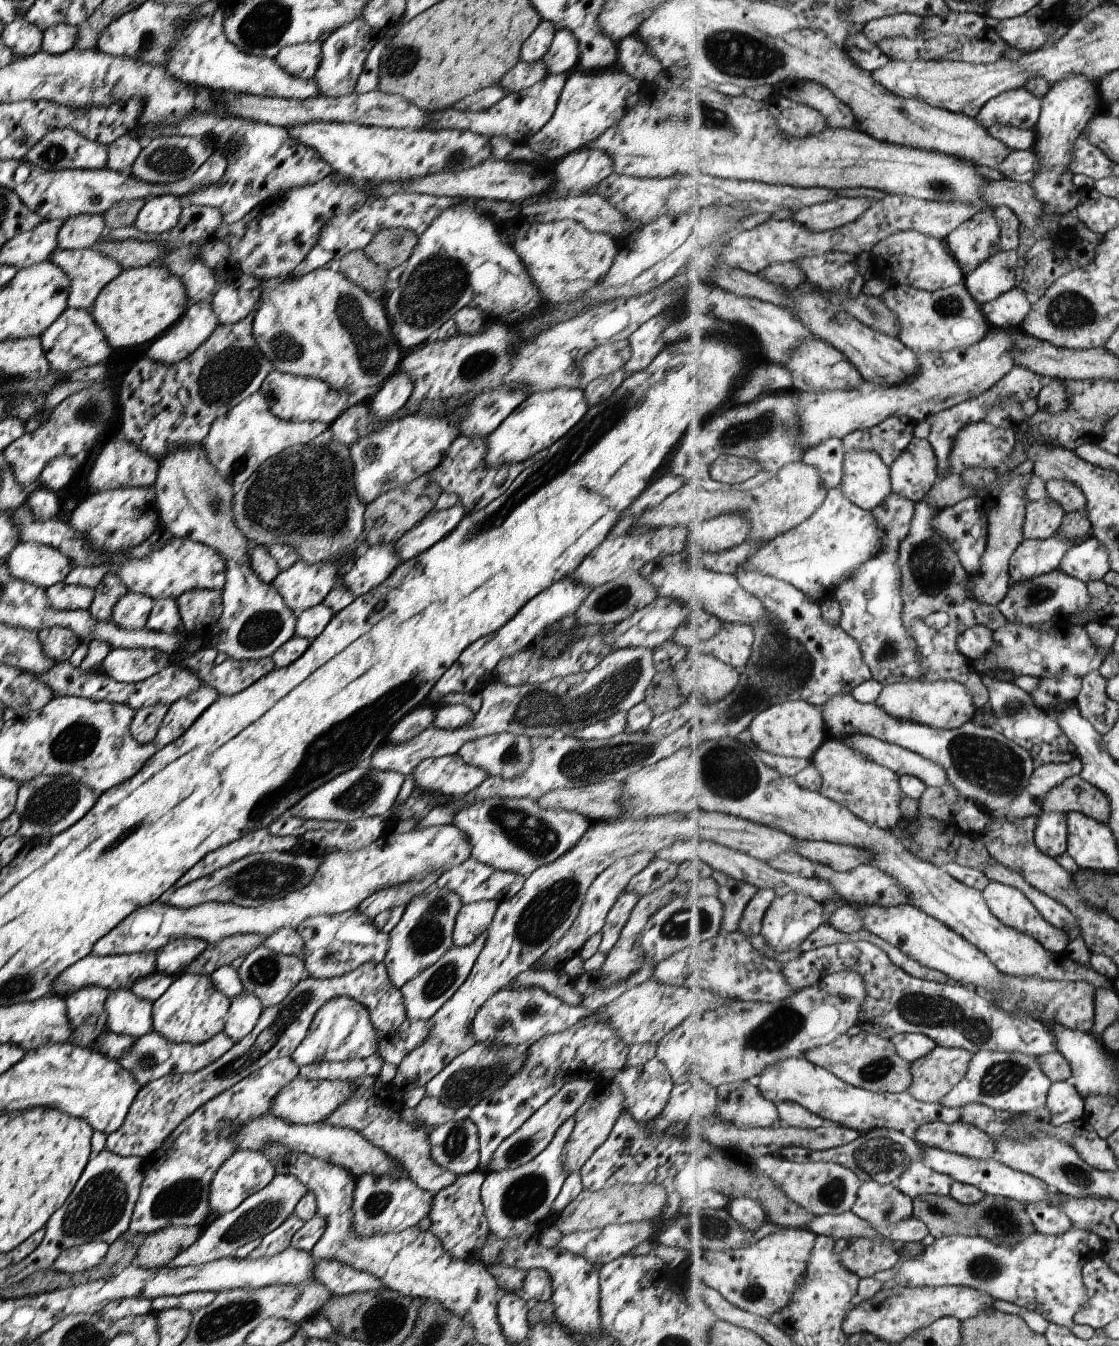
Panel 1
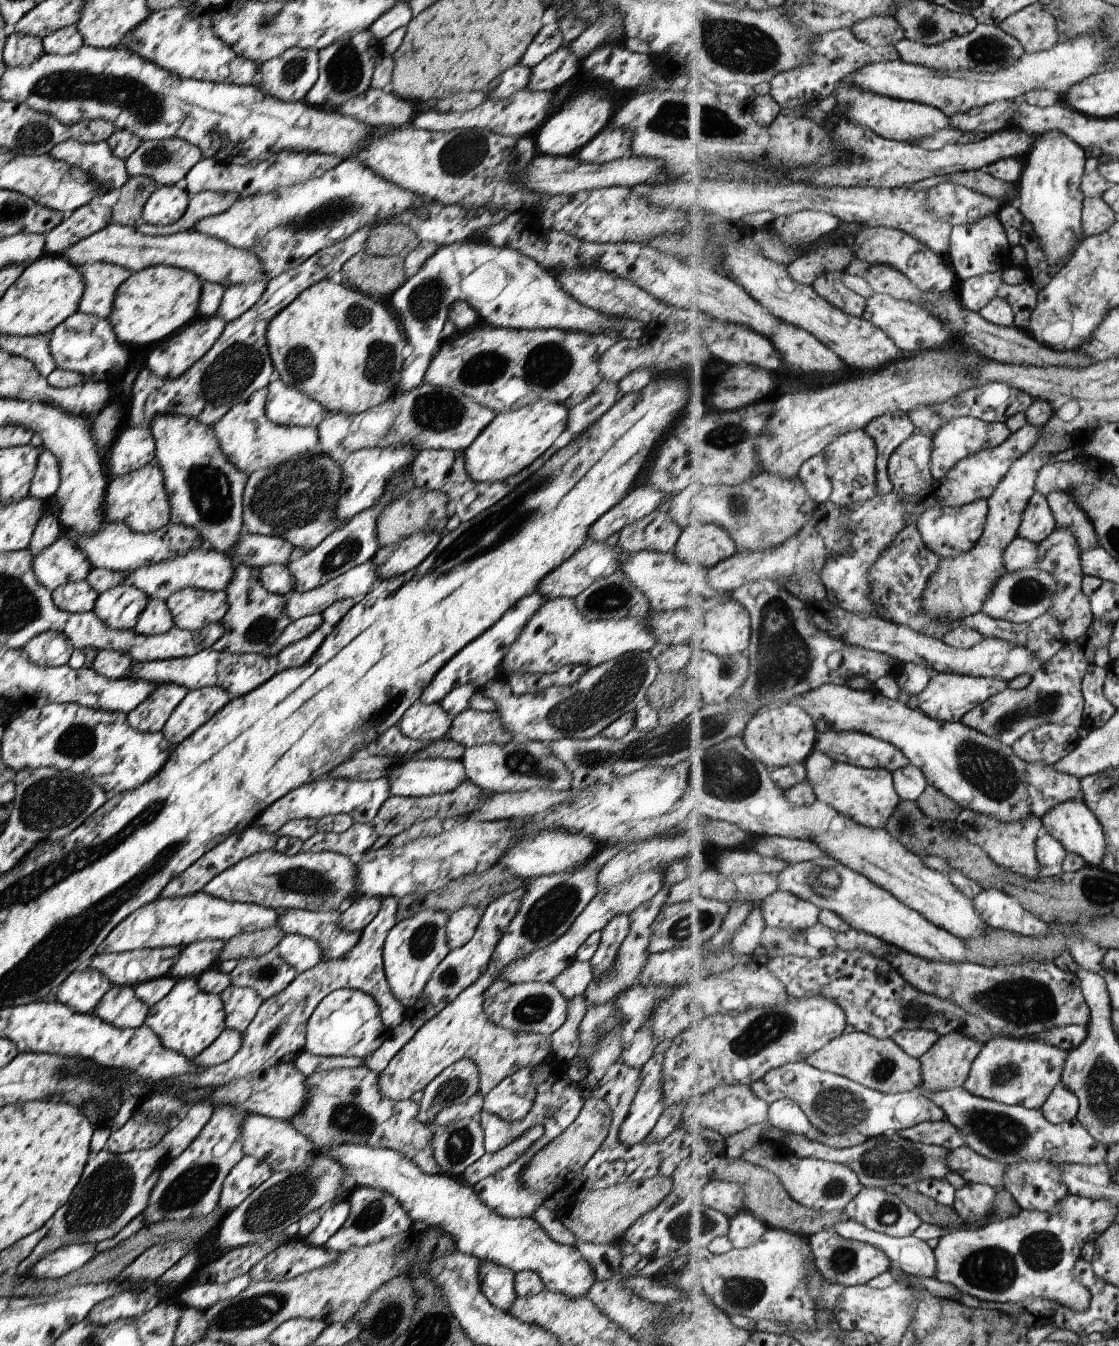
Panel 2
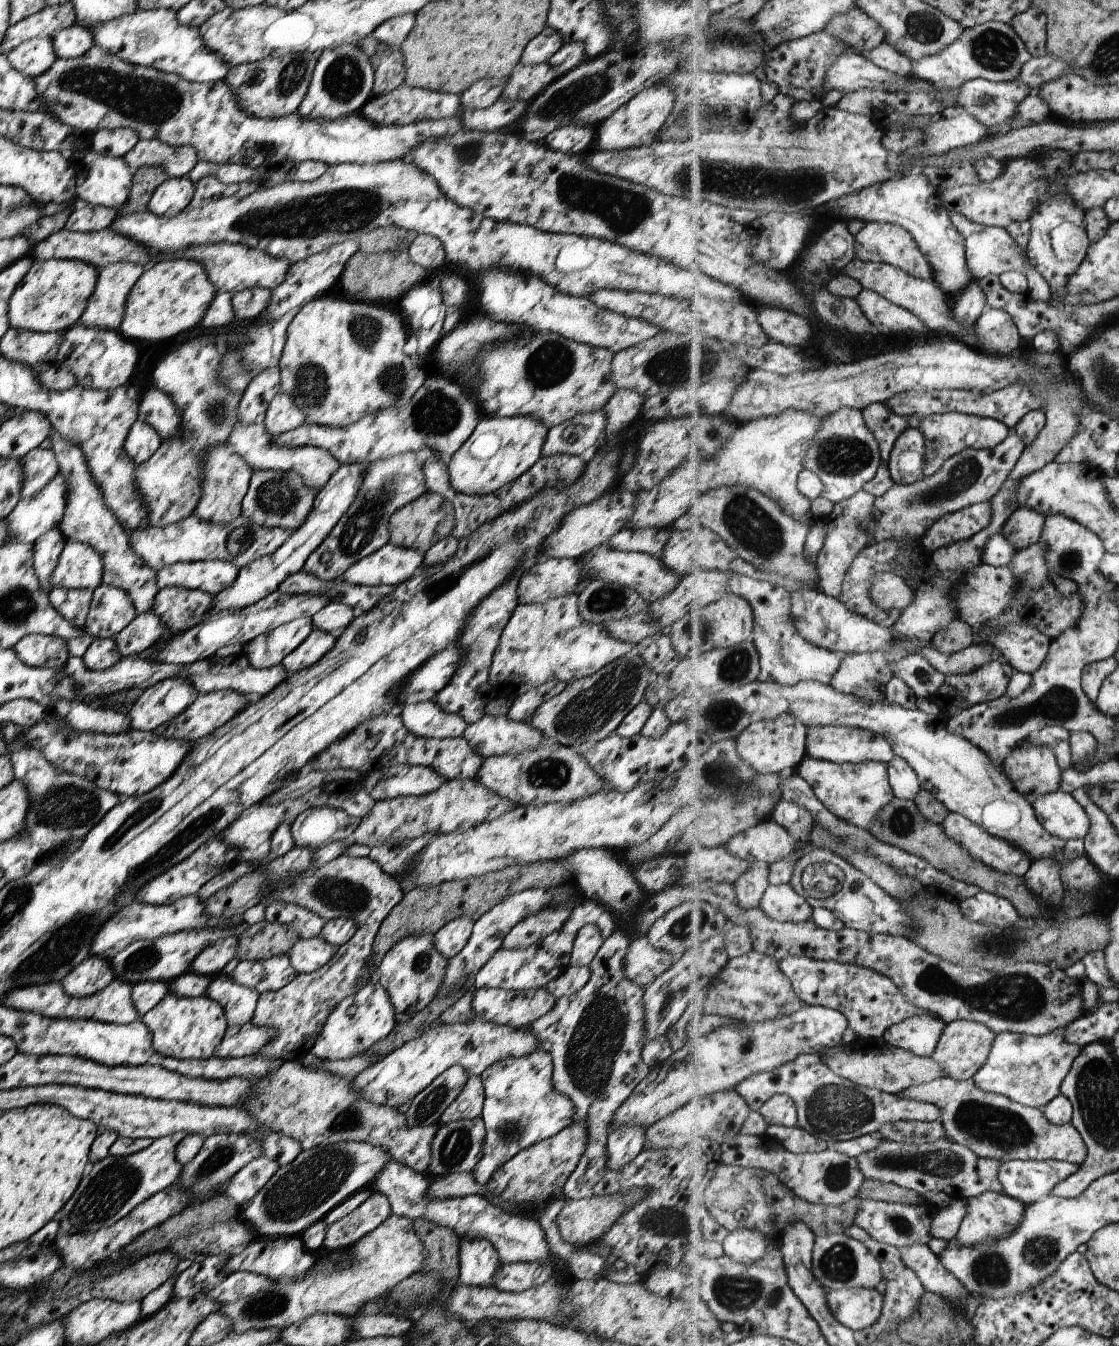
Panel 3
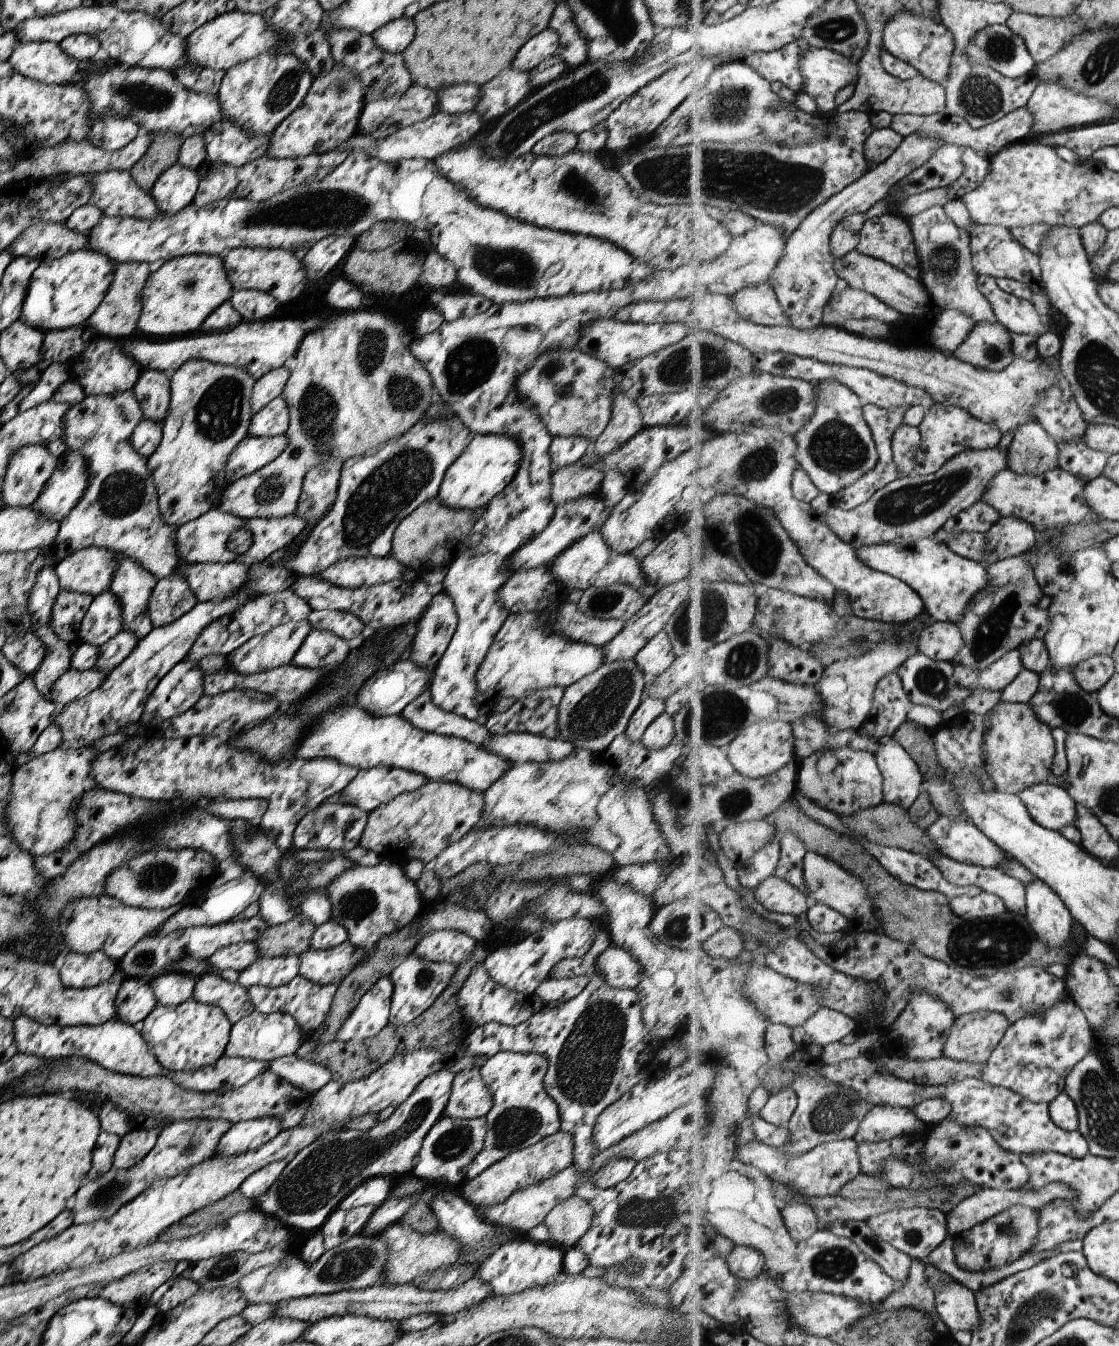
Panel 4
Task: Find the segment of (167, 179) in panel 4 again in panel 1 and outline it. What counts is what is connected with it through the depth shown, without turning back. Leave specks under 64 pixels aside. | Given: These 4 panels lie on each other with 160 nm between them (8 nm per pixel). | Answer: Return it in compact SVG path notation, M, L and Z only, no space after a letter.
M174 194L155 195L151 200L145 201L145 204L139 209L133 225L135 225L135 228L140 230L143 234L156 238L157 234L170 231L175 224L177 224L179 215L180 208L178 197Z

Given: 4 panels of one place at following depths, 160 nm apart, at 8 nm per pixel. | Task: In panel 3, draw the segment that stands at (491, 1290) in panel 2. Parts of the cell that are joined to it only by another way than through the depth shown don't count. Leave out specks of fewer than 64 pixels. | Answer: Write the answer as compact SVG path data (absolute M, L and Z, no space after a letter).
M485 1238L459 1239L459 1274L463 1286L491 1286L499 1270L495 1248Z

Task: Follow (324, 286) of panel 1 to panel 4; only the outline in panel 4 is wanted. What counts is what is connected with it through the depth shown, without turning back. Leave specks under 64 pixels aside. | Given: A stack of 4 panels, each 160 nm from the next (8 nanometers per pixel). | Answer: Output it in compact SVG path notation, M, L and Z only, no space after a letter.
M359 309L342 312L341 316L323 320L320 326L309 330L293 356L295 366L280 394L288 410L288 425L283 434L287 439L286 447L259 470L226 485L216 504L219 511L243 520L293 515L301 498L303 477L309 469L328 461L346 464L360 459L387 441L399 438L415 423L421 424L426 410L432 405L434 386L430 374L395 332L396 322L384 309Z

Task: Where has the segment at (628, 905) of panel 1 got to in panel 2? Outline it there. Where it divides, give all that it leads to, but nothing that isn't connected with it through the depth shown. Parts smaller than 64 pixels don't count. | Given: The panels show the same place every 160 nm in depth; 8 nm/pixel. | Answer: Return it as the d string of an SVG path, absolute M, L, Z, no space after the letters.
M626 914L615 915L601 930L597 950L588 960L593 977L601 977L612 968L624 936L629 932L629 921Z

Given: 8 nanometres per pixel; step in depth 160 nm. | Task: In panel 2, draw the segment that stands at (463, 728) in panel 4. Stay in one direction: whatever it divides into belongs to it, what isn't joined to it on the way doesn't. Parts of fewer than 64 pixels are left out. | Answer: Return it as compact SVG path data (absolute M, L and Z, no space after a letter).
M415 701L398 720L400 731L414 741L436 741L446 736L451 726L449 718L438 704Z

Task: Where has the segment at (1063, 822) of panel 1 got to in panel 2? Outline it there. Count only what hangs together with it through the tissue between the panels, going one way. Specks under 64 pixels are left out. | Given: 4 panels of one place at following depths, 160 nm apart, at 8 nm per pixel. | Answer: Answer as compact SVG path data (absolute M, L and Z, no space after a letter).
M1044 832L1038 840L1038 859L1041 865L1040 876L1043 878L1063 874L1067 850L1065 845L1051 833Z

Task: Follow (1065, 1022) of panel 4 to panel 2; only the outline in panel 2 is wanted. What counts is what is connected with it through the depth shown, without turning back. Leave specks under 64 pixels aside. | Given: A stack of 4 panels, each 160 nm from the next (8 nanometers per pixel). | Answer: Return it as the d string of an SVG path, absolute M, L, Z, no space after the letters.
M1013 1035L993 1037L986 1042L982 1053L973 1063L964 1087L971 1094L1007 1105L1041 1109L1062 1082L1070 1052L1035 1039L1021 1039Z

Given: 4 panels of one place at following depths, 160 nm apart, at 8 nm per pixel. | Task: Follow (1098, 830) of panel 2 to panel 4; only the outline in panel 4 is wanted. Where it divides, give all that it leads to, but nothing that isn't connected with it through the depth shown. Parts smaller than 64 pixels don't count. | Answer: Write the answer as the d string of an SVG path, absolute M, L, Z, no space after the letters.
M1045 782L1034 784L1018 794L1030 810L1031 816L1045 828L1061 830L1065 826L1073 825L1077 821L1077 803L1070 792L1063 786L1047 784Z

